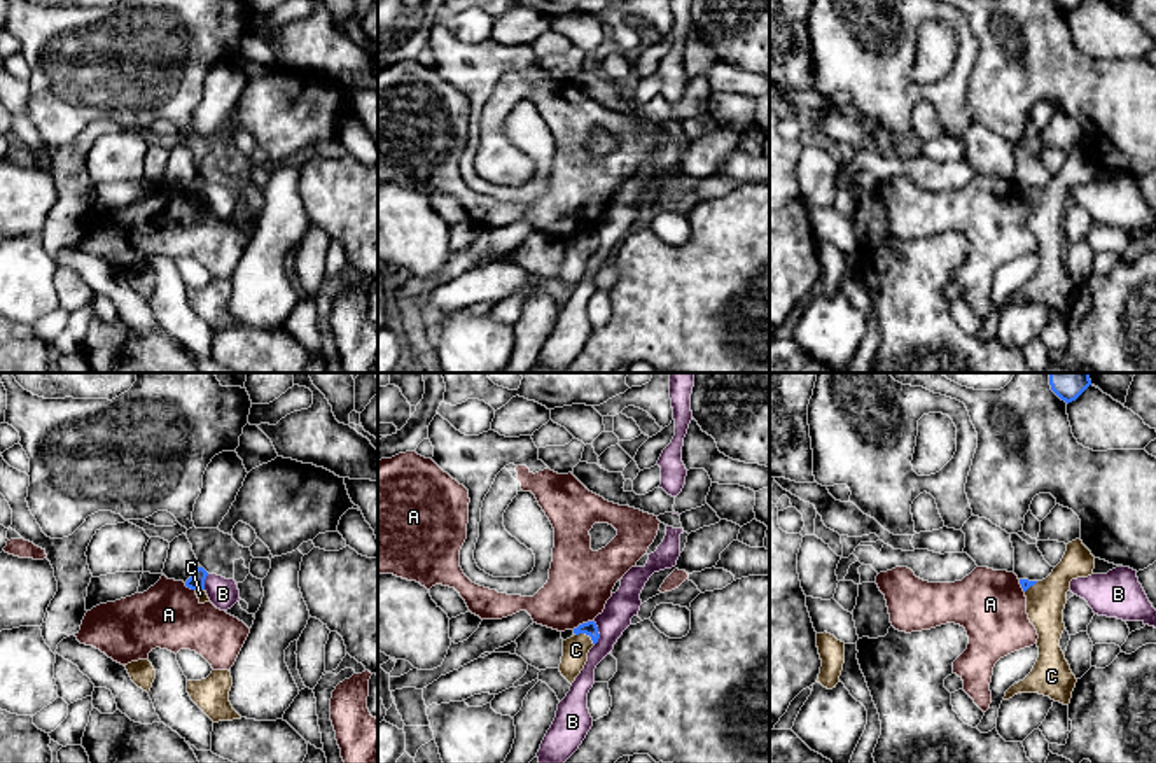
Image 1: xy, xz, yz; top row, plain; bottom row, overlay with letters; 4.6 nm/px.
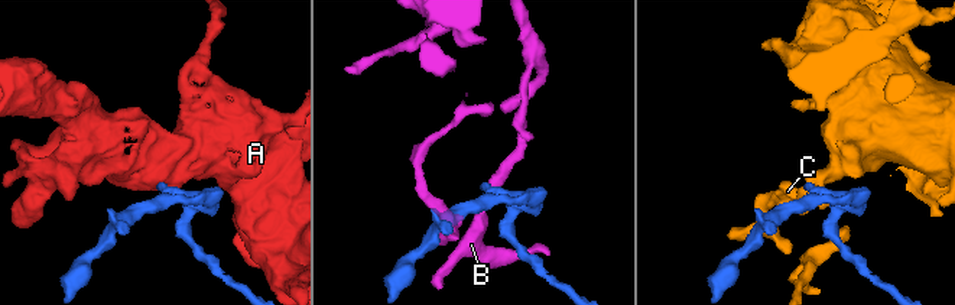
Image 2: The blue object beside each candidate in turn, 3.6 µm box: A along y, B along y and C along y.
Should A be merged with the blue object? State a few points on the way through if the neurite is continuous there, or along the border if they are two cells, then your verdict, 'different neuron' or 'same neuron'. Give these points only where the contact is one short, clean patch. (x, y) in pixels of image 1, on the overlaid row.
border xz (593, 620), (572, 629); different neuron

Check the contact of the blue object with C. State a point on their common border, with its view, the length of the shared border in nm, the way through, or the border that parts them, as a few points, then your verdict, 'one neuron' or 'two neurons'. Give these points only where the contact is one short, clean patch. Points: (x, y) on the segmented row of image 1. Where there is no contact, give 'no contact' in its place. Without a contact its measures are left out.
meets blue in xz at (586, 634); contact 110 nm long; runs through xz (590, 629), (586, 634), (576, 650); one neuron

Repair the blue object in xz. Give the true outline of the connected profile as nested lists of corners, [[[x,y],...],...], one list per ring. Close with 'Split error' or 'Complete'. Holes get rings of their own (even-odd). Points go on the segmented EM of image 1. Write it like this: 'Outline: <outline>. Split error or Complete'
Outline: [[[595,621],[574,628],[574,635],[563,640],[563,656],[560,663],[561,676],[572,684],[588,662],[589,649],[598,642],[600,634]]]. Split error

